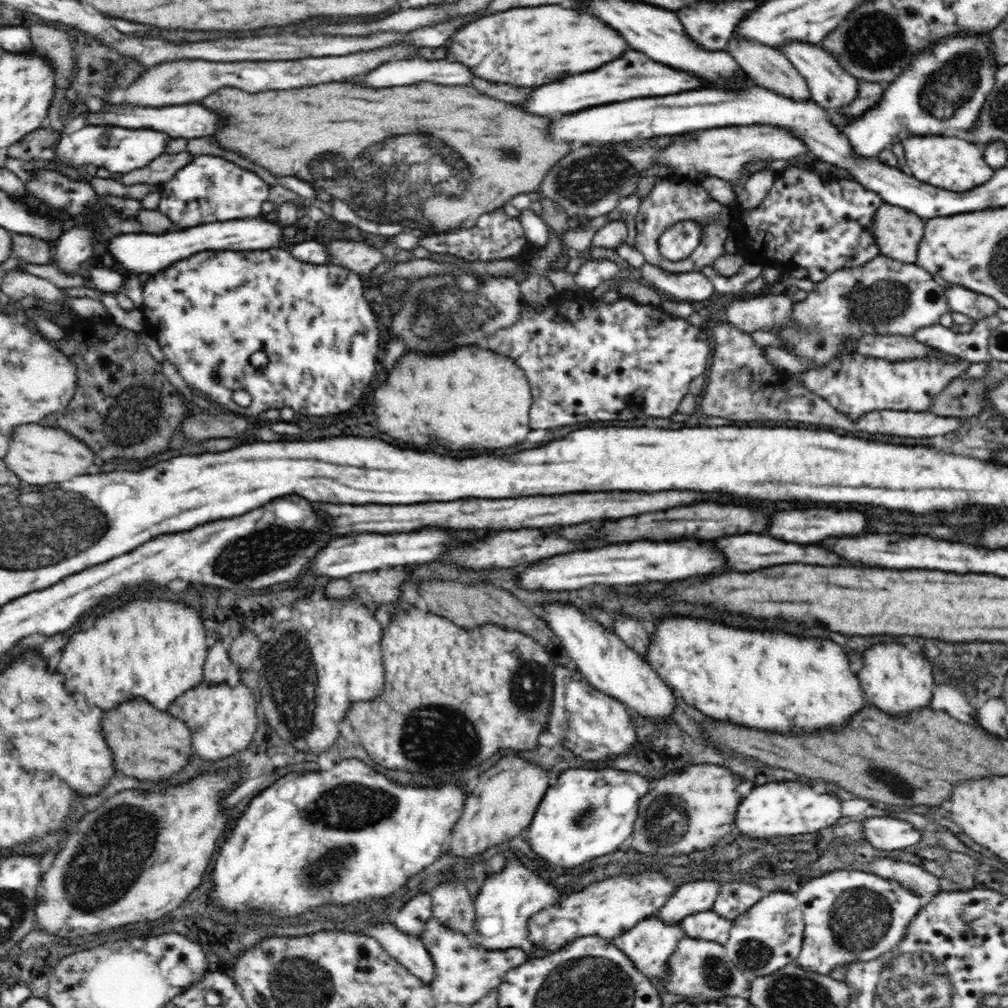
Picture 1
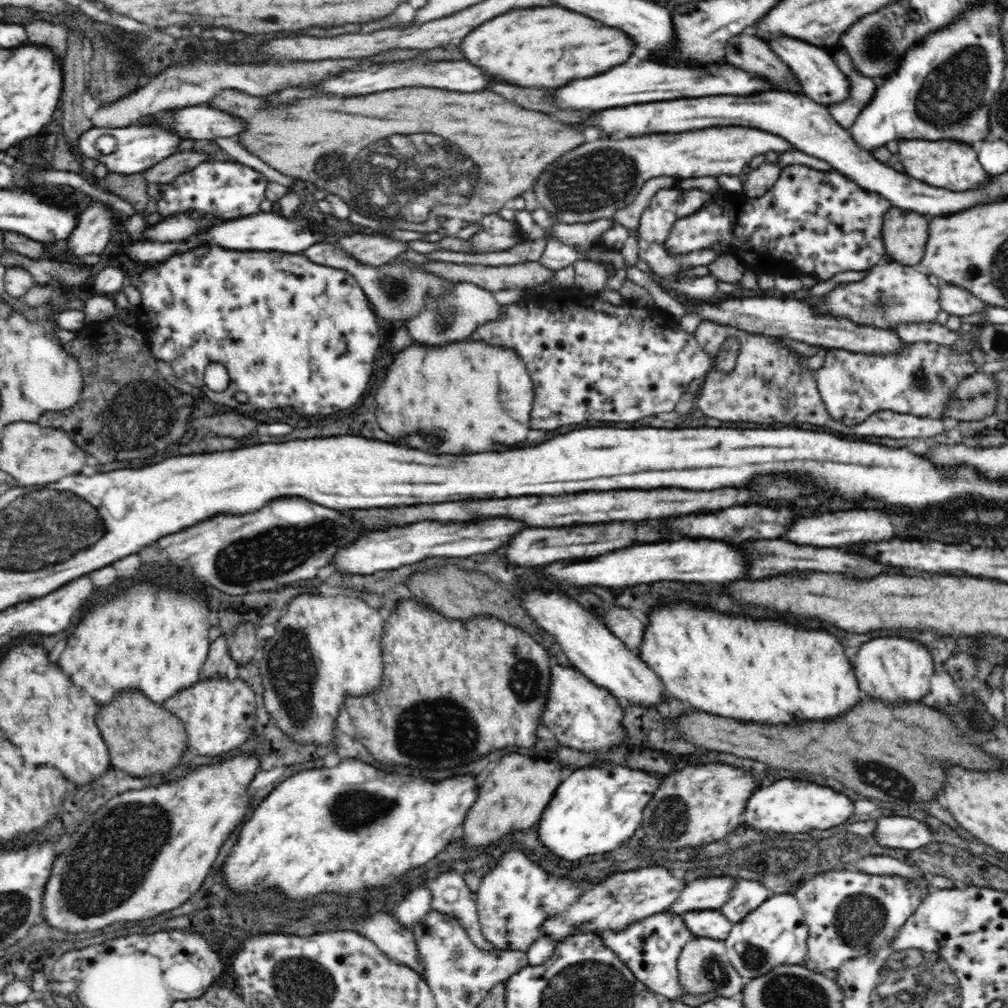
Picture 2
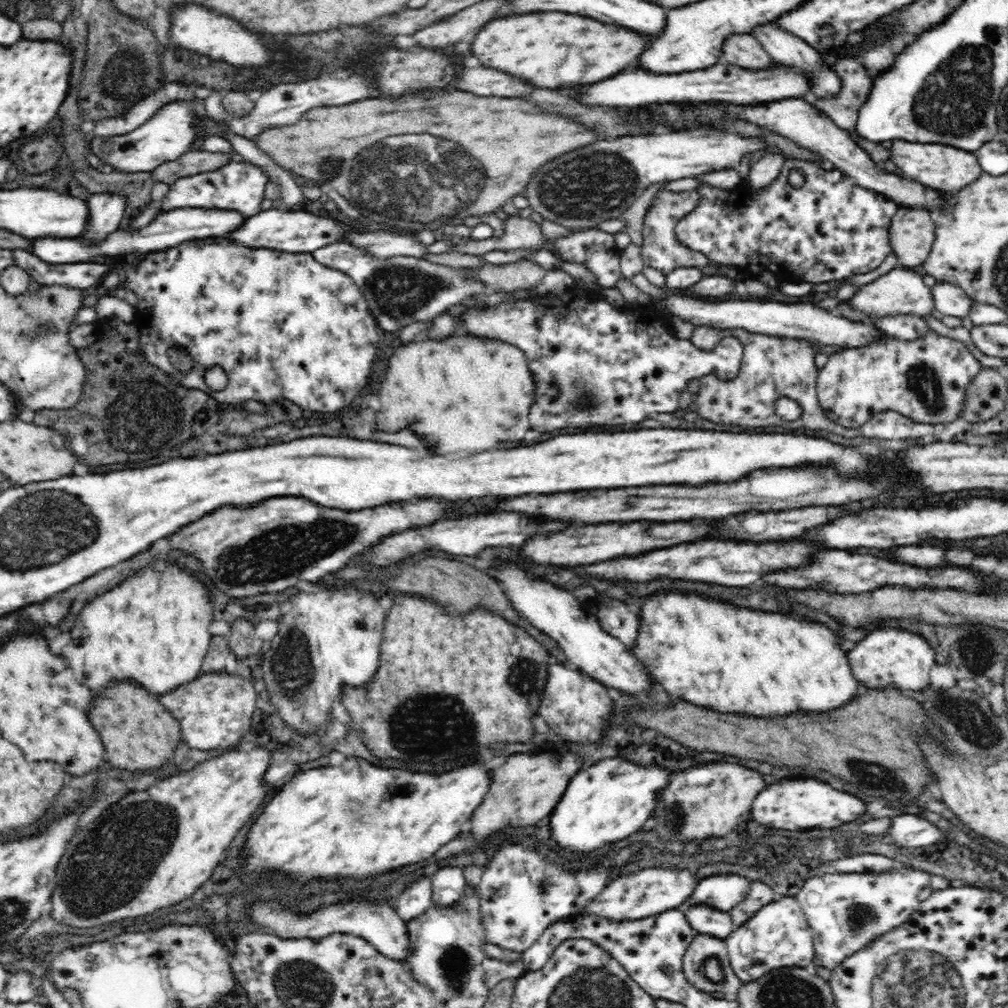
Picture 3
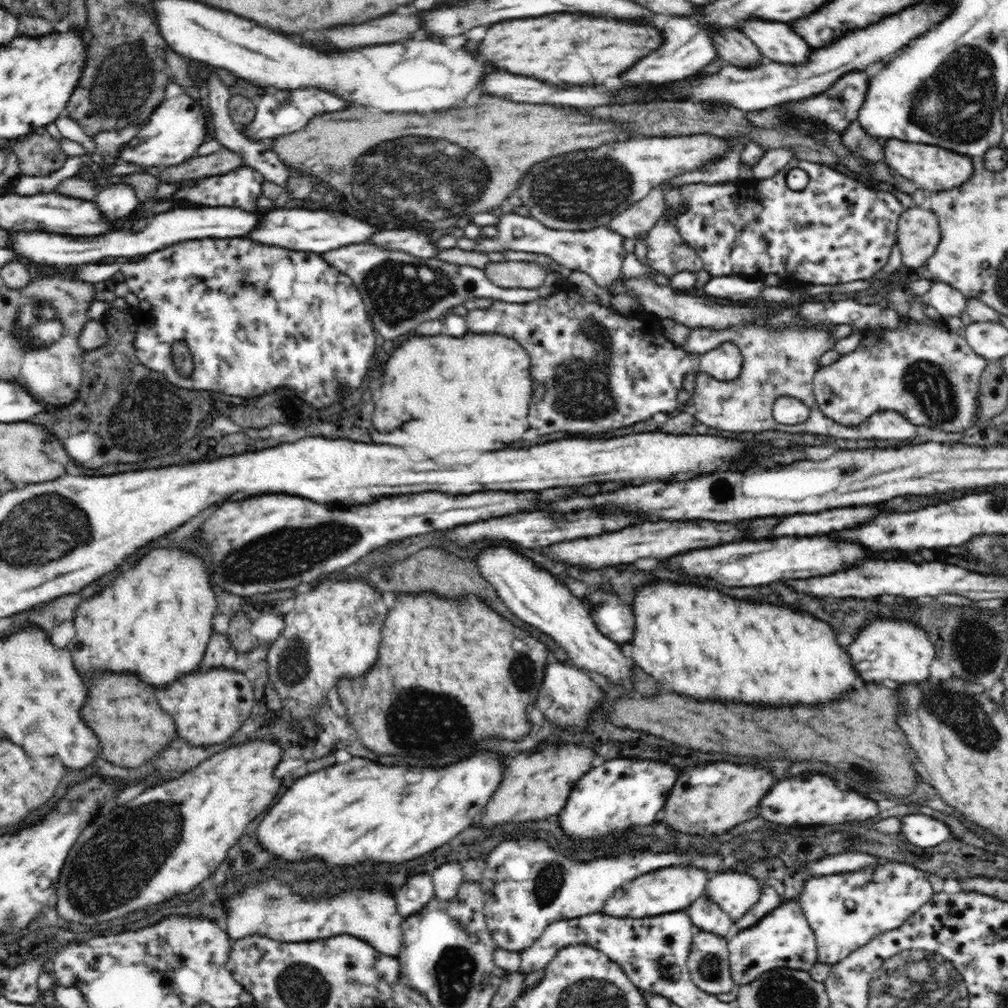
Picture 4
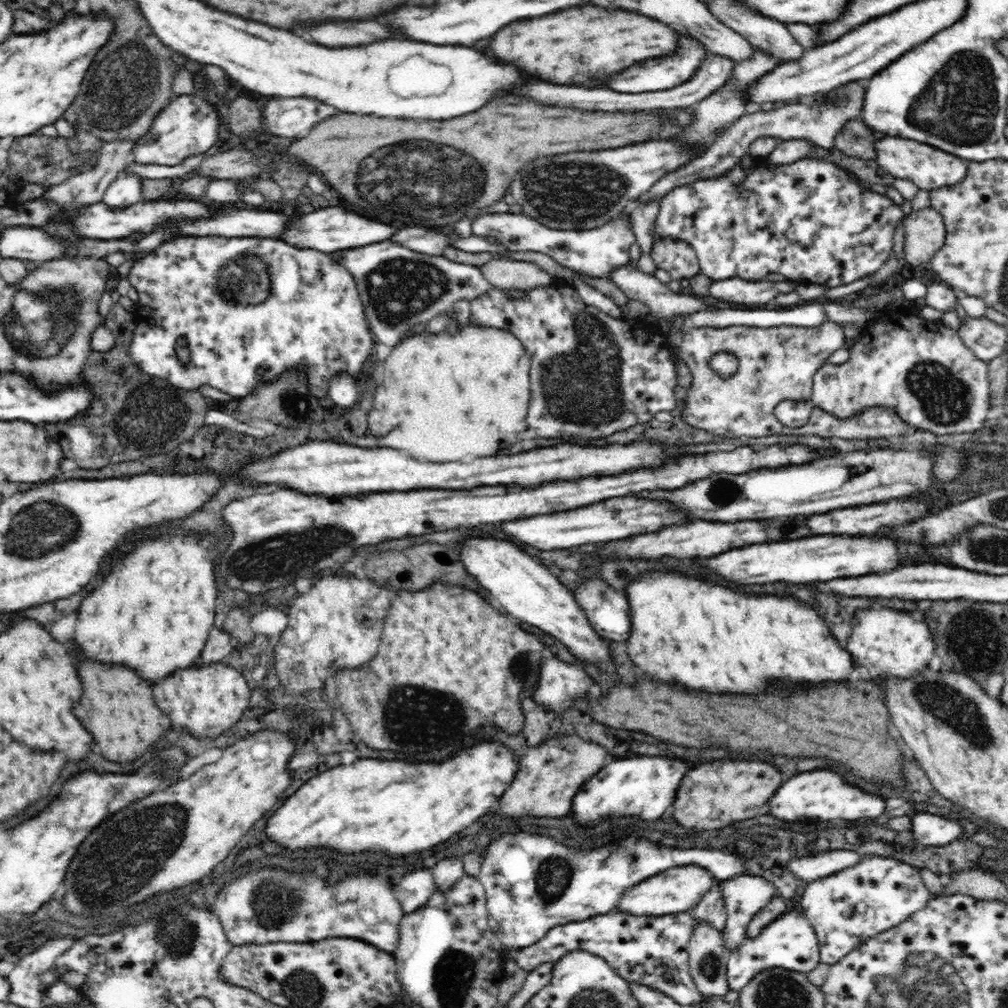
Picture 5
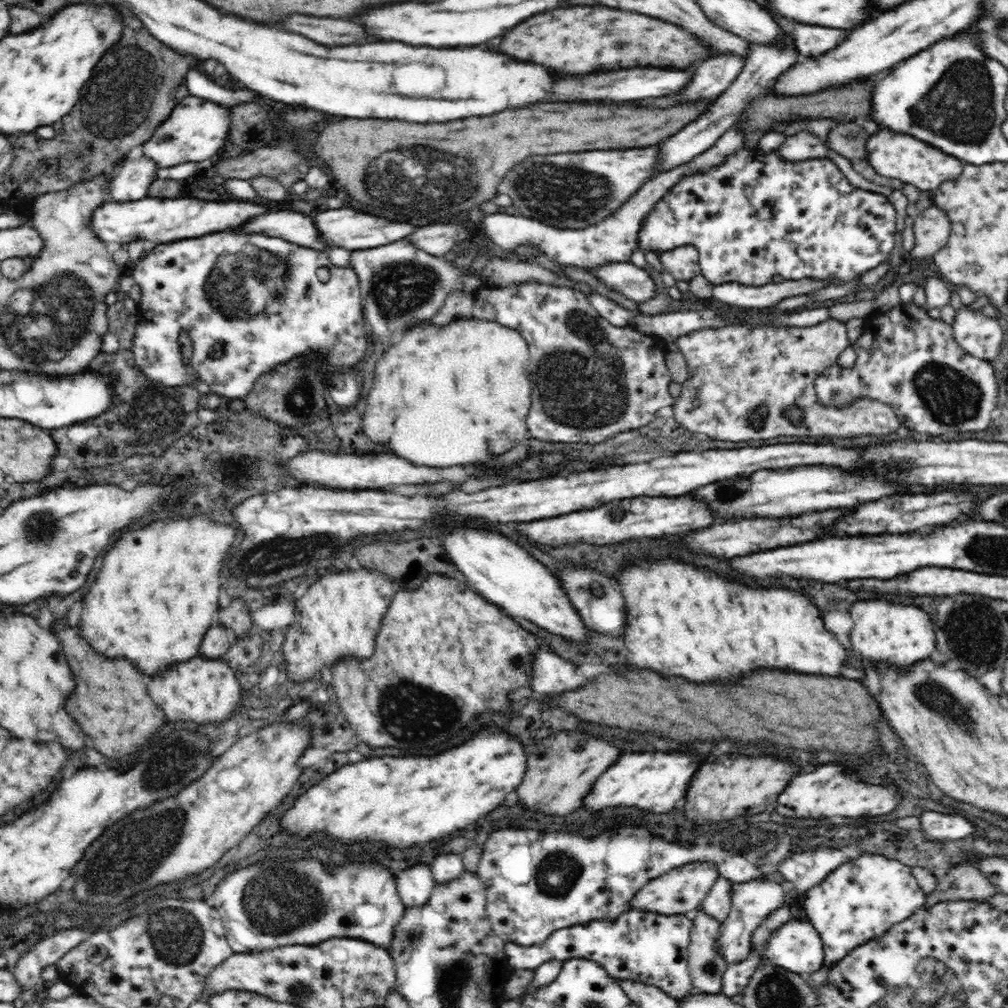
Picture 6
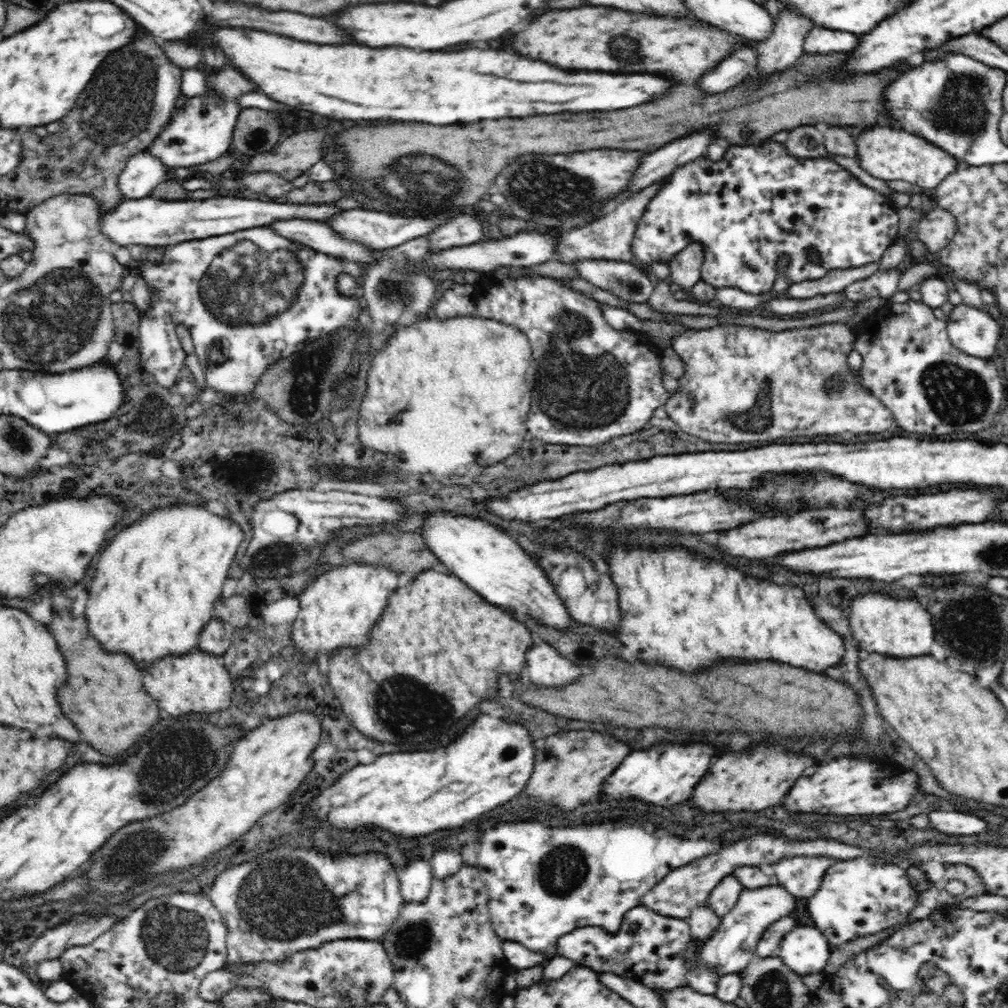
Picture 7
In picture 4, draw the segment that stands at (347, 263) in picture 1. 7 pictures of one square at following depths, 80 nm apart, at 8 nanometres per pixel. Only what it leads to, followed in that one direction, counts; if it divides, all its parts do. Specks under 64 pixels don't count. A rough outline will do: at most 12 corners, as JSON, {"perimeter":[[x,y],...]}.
{"perimeter":[[384,229],[366,240],[376,247],[430,258],[438,242],[417,229]]}

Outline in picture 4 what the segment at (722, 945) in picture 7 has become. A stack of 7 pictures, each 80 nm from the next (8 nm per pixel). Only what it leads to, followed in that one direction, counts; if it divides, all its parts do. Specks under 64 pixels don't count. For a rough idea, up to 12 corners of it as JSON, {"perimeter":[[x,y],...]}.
{"perimeter":[[734,870],[711,875],[704,896],[736,924],[763,884]]}

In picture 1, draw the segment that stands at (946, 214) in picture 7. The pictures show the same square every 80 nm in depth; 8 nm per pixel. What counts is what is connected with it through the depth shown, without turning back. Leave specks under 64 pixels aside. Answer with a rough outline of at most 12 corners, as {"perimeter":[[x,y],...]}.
{"perimeter":[[882,203],[869,232],[882,255],[916,264],[924,220]]}

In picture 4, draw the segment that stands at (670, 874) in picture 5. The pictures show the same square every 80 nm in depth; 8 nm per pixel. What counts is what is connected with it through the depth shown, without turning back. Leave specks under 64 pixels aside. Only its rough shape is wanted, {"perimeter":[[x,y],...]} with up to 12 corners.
{"perimeter":[[692,866],[638,876],[604,906],[614,917],[679,912],[711,876]]}

